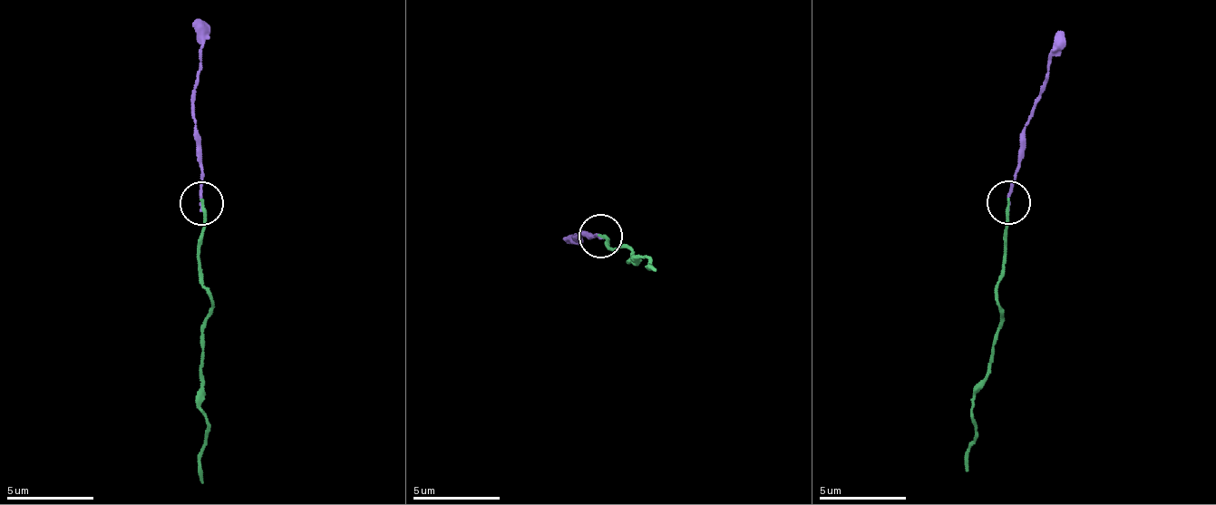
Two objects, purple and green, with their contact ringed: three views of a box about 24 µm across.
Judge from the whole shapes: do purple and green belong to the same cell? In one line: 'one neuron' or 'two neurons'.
one neuron

